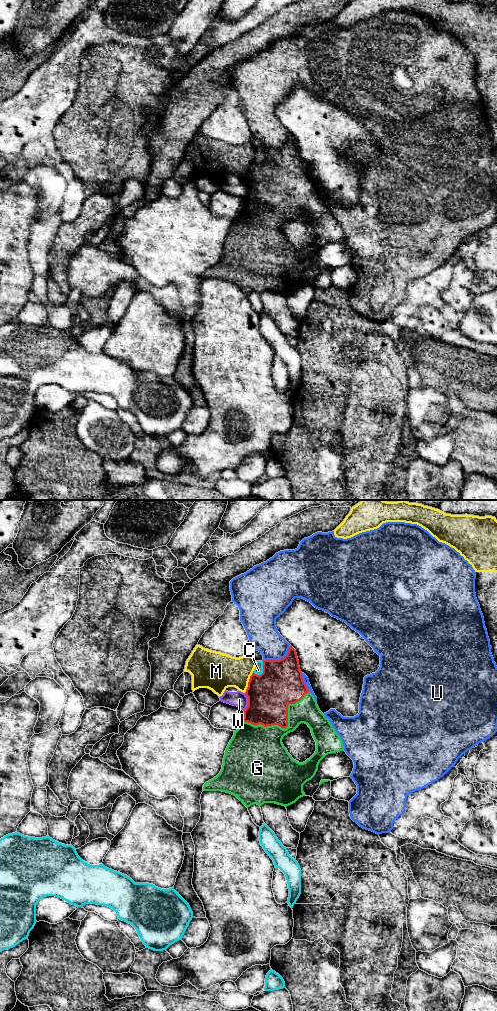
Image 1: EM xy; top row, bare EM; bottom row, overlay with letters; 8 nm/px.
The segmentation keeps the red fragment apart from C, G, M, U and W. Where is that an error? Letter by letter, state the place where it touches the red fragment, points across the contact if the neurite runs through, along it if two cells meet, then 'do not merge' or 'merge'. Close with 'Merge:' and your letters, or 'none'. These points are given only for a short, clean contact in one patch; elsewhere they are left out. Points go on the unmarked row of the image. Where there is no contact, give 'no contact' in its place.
C: xy (263, 158) | do not merge
G: xy (286, 215) | merge
M: xy (249, 169) | along xy (253, 158), (244, 180) | do not merge
U: xy (278, 148) | do not merge
W: xy (248, 190) | along xy (245, 181), (247, 194), (243, 198) | do not merge
Merge: G

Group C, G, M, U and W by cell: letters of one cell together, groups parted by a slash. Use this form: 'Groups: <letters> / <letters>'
Groups: C / G / M / U / W

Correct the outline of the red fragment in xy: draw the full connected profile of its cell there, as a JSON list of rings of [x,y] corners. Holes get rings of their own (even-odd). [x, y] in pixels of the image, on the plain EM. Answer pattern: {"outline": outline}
{"outline": [[[292,134],[289,135],[287,143],[280,148],[263,148],[263,161],[257,163],[253,159],[245,182],[248,185],[248,194],[244,198],[243,210],[234,219],[225,238],[220,261],[204,272],[203,279],[230,281],[247,296],[253,292],[261,294],[264,291],[287,295],[305,284],[303,273],[315,264],[320,249],[326,243],[344,238],[343,230],[329,207],[320,199],[317,189],[304,171],[297,141]],[[301,211],[308,213],[316,230],[315,241],[303,251],[294,248],[282,231],[283,225],[293,220]]]}

